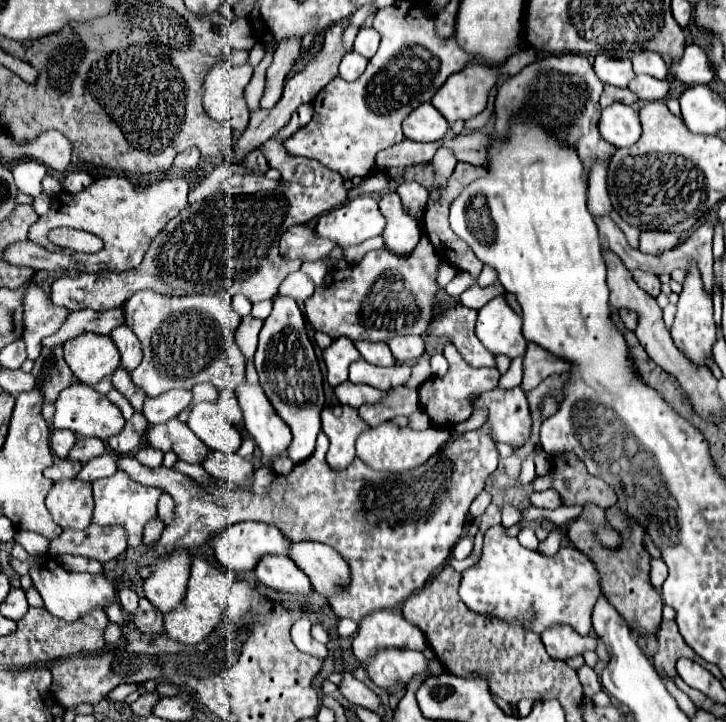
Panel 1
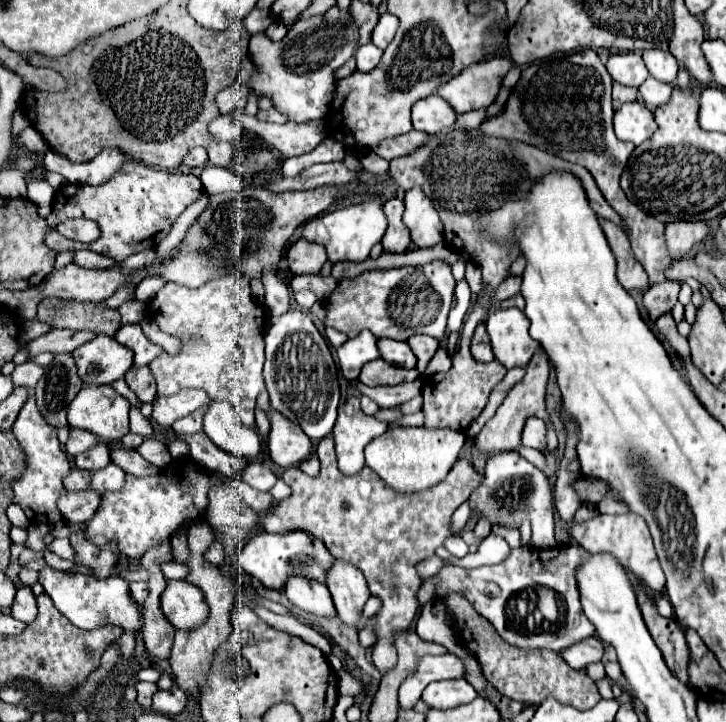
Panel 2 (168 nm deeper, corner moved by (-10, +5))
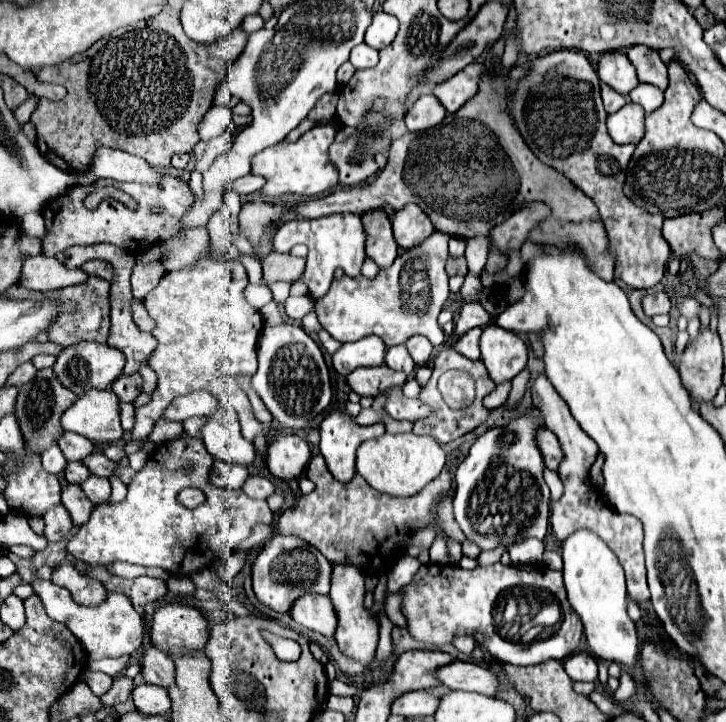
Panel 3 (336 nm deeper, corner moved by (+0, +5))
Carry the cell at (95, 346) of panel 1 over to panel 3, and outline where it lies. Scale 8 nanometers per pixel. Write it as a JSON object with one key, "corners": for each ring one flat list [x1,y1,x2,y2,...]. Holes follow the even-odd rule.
{"corners":[[83,340,79,344,67,346,57,356,57,362,55,362,53,370,55,370,55,374,57,374,57,378,63,386,67,386,77,396,81,396,91,388,99,388,99,390,107,388,123,372,123,362,125,362,125,358,123,358,121,350,117,350,113,346,107,346,107,344,95,344,95,342]]}

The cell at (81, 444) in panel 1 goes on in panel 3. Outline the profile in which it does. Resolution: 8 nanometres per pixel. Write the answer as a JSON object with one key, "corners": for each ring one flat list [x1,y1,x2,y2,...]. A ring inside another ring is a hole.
{"corners":[[81,460,77,462,67,462,67,468,65,468,65,480,67,482,77,482,81,484,85,478,89,478,89,468,85,468,85,464]]}

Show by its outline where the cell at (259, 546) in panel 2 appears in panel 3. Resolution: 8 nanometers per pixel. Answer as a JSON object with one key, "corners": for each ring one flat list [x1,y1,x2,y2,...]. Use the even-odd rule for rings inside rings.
{"corners":[[275,534,271,540,265,542,263,548,255,550,249,558,255,596,259,598,259,602,263,602,275,612,289,612,289,606,301,594,329,592,329,576,333,568,329,566,329,562,325,562,325,556,319,550,313,550,313,546,309,546,305,540,297,536]]}

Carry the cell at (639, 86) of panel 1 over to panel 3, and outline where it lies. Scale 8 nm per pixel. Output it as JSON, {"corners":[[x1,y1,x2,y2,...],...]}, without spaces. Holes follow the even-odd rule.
{"corners":[[639,84,631,94,629,98,635,102,635,104,641,104,643,110,649,114,653,110,657,110,661,104,663,104,663,92,655,86,649,86,649,84]]}

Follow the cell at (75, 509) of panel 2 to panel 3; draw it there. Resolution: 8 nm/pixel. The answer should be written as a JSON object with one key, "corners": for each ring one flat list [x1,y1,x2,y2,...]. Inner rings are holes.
{"corners":[[61,504,47,510,43,520,45,520,45,538,49,542,57,542,73,528,73,520,69,516,69,510,65,510,65,506,61,506]]}

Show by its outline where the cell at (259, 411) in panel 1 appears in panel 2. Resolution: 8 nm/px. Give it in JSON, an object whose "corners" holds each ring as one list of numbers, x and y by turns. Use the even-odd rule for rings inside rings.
{"corners":[[271,412,271,434,269,434,269,454,271,460,281,468,291,468,301,464,311,454,311,440,295,422,283,418,279,412]]}

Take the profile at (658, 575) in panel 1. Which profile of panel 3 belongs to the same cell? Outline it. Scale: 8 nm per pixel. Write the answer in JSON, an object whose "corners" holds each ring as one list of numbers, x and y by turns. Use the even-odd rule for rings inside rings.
{"corners":[[539,376,531,388,533,394,533,406,539,410,545,426,557,436,563,460,557,468,557,474,561,476,561,482,565,486,563,496,551,504,551,528,559,542,563,542,569,534,577,530,593,530,601,540,607,542,607,546,615,552,619,558,625,578,627,578,627,592,629,596,643,604,649,600,649,586,645,578,645,560,643,560,643,526,635,516,619,514,615,512,603,496,589,484,589,468,597,458,597,444,581,430,581,426,575,422,575,418,569,412,569,406,563,402,563,398,555,392,551,382,545,376]]}

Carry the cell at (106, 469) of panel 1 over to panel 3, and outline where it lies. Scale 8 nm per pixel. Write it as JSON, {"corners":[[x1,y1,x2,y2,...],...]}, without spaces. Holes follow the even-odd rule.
{"corners":[[91,474,83,484,81,484,83,492,87,494,87,498,93,502,93,504,101,504,109,498,111,494,111,484,109,484,109,478,101,478,101,476,95,476]]}

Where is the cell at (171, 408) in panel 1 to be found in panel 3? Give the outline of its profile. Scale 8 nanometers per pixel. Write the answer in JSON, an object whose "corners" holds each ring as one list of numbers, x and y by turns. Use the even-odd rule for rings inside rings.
{"corners":[[197,390,185,396,179,396,177,400,173,400,165,412,163,412,163,420,177,420,183,422,185,418,191,416,213,416,217,410,217,400,205,392,205,390]]}

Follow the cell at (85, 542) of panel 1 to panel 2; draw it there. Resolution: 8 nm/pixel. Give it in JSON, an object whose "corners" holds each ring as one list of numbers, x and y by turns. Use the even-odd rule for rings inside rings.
{"corners":[[83,532,71,534,69,540,75,550,75,564,77,566,91,568,95,578,109,578,111,576,111,570,117,562,117,556,111,548,97,548,83,536]]}

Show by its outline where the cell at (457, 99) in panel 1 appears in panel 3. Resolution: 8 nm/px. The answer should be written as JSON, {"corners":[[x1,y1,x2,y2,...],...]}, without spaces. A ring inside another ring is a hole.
{"corners":[[479,62,469,64,465,70,457,72,453,78,439,82,433,88,433,94,443,102,447,112,457,112,467,100,471,100,479,92,483,70,485,66]]}

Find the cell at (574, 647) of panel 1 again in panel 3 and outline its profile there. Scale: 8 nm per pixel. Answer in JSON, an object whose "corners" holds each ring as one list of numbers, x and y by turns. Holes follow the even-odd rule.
{"corners":[[577,652,569,658,565,658,563,668,569,674,569,678,575,682,577,680,591,680,591,682,597,680,597,662,587,652]]}

